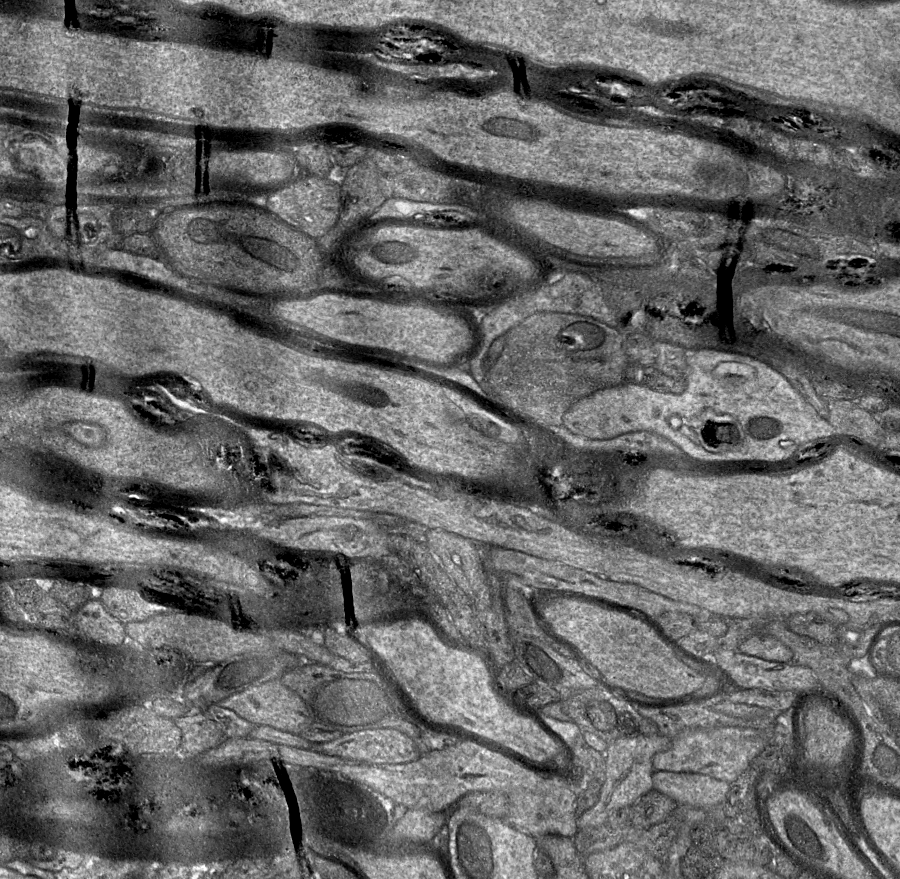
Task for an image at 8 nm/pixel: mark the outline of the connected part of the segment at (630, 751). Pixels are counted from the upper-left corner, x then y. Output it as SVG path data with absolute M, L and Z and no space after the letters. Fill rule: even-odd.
M638 735L620 737L610 742L604 752L605 763L598 802L577 816L578 830L605 825L609 815L616 809L631 807L644 794L653 789L653 757L672 746L672 739L661 735Z

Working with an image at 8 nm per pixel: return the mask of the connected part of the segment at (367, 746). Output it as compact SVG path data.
M393 728L366 729L323 743L313 743L310 751L320 751L327 755L339 756L373 764L401 764L418 760L421 757L416 743L406 734Z

